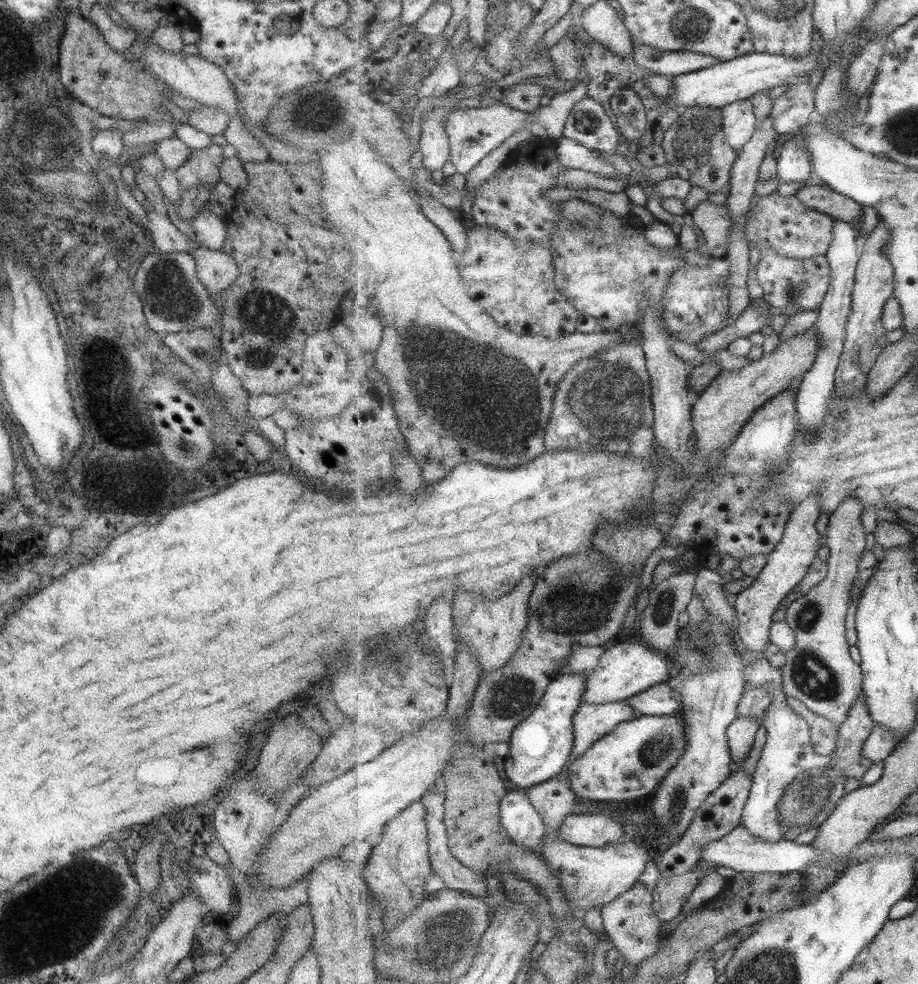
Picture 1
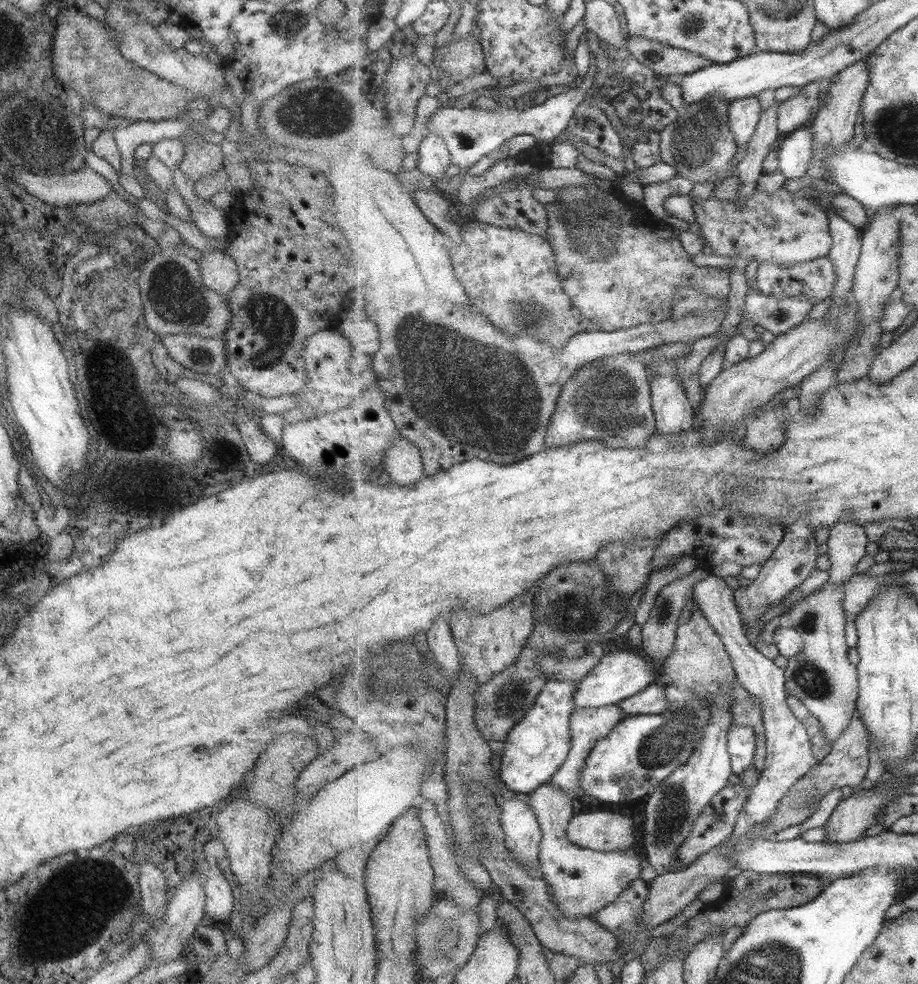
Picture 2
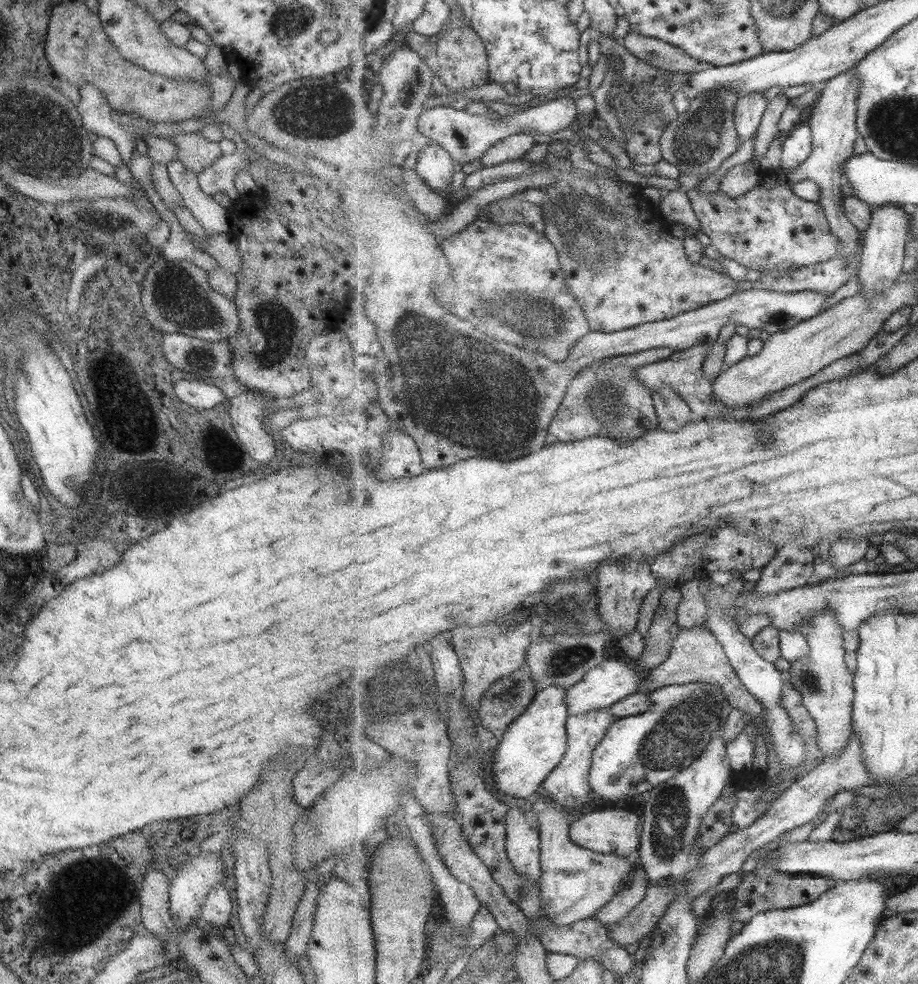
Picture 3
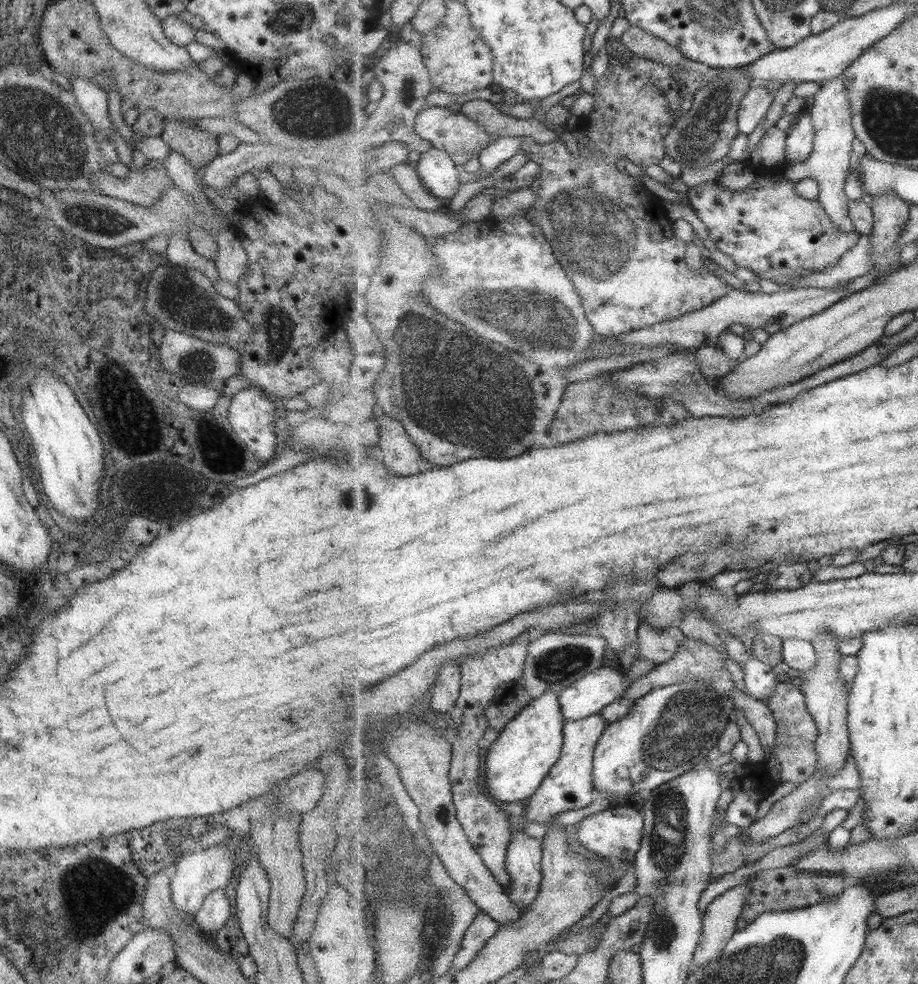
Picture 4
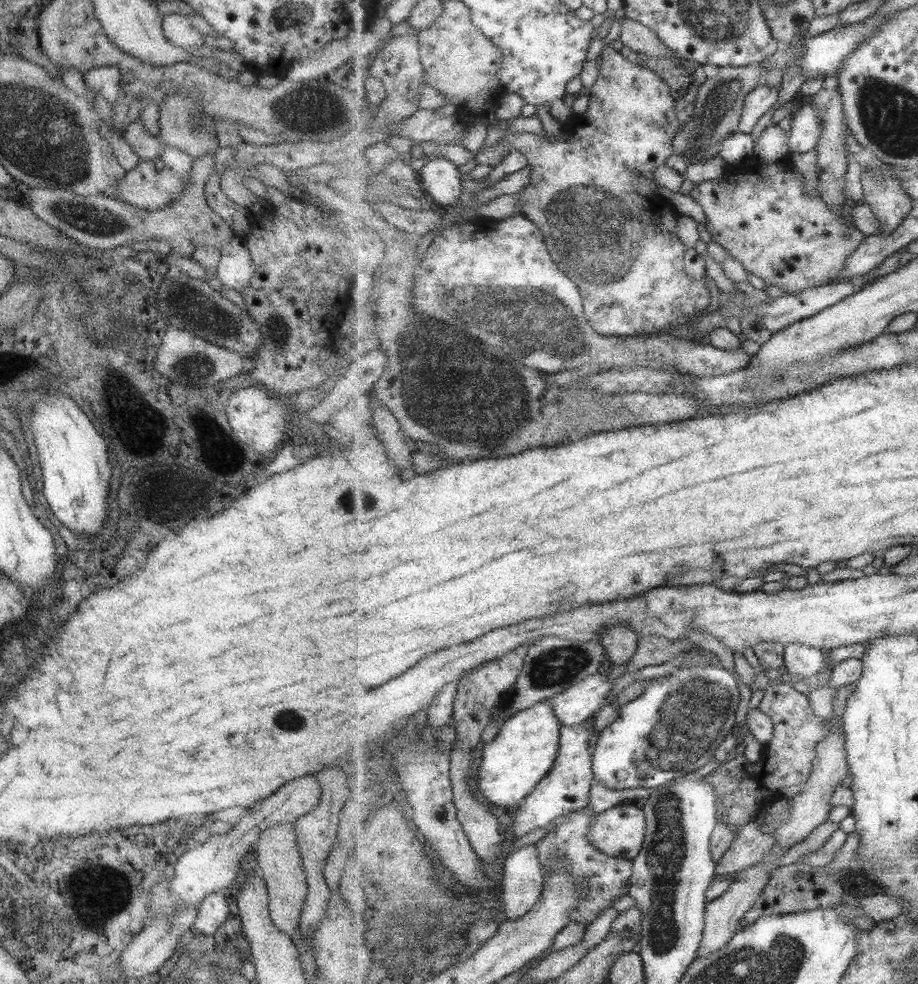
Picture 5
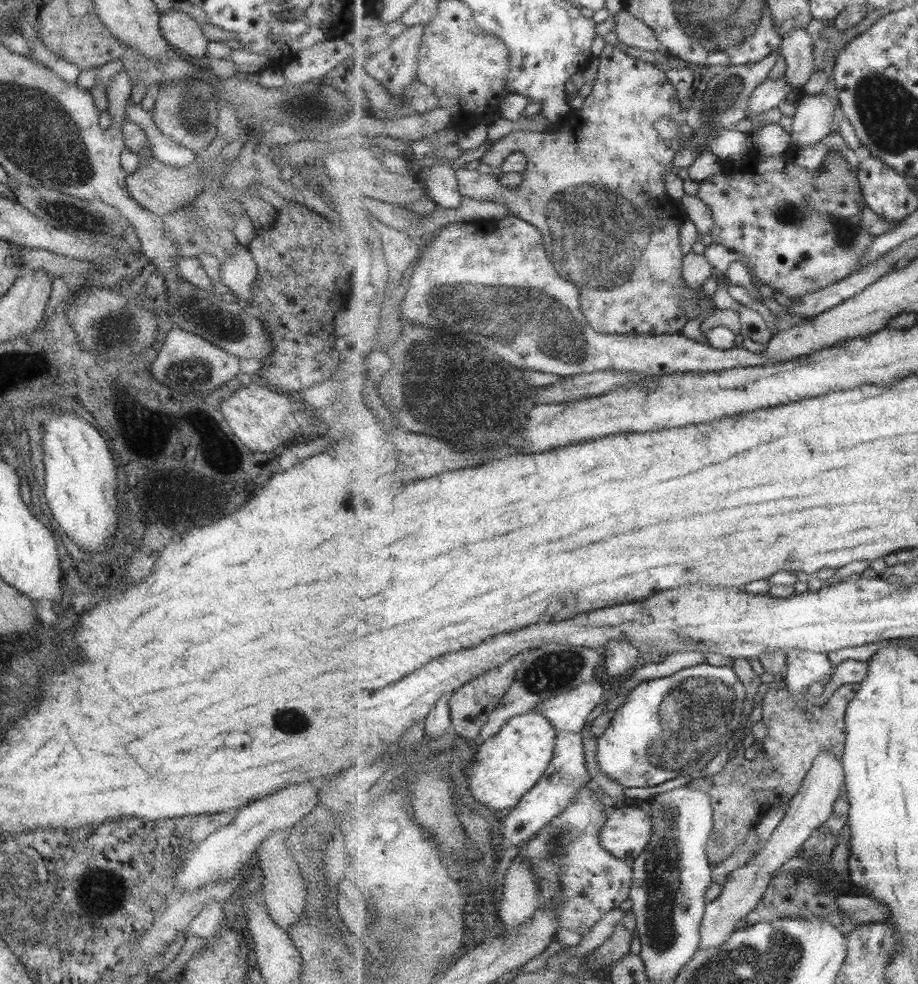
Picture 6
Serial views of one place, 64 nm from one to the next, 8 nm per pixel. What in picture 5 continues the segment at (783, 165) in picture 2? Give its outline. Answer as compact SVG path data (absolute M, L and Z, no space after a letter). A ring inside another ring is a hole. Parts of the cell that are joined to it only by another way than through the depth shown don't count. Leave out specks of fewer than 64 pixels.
M805 104L793 113L793 125L790 133L790 152L811 152L816 150L821 139L822 121L815 104Z

